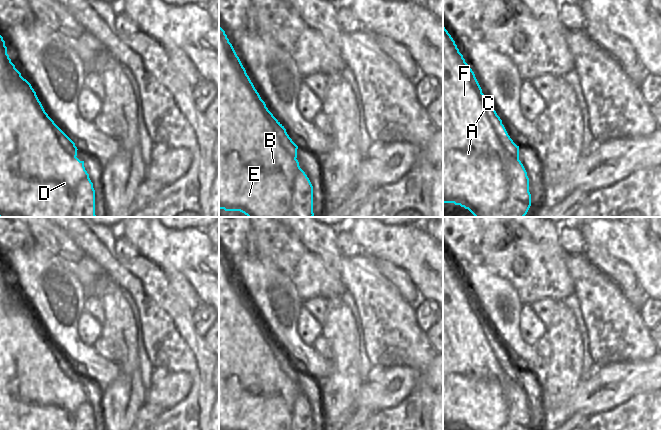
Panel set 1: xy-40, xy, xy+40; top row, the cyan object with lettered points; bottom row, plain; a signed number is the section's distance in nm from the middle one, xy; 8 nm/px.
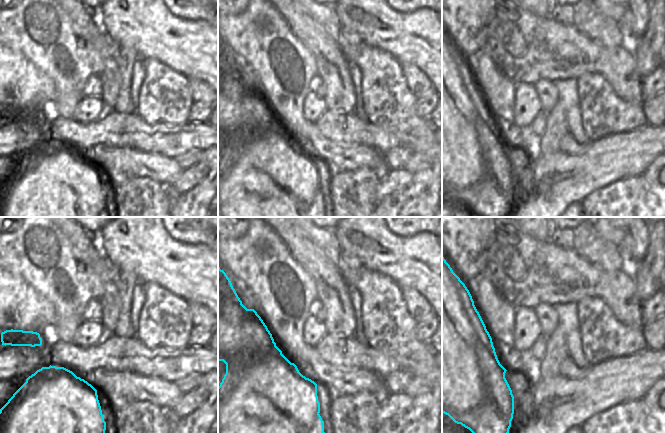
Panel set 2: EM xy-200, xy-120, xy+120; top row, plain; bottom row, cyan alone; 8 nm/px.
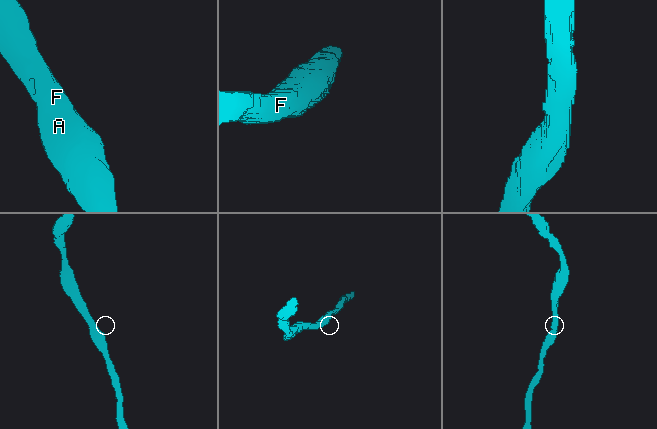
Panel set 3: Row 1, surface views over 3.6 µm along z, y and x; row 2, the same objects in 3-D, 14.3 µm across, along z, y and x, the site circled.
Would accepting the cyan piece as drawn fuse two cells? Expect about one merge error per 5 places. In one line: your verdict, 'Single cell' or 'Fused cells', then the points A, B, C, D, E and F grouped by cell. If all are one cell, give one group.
Single cell. Groups: A B C D E F

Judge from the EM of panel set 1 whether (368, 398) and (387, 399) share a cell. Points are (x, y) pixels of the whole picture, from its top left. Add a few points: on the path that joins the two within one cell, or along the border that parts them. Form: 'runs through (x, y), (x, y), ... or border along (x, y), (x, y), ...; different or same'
runs through (373, 398), (382, 398); same

